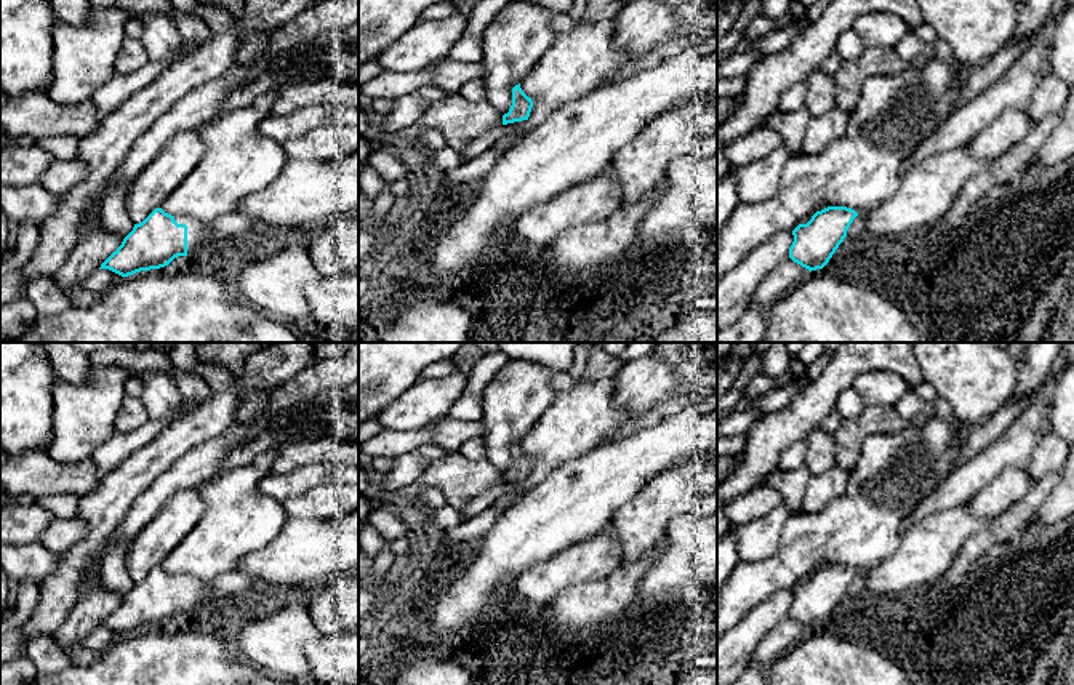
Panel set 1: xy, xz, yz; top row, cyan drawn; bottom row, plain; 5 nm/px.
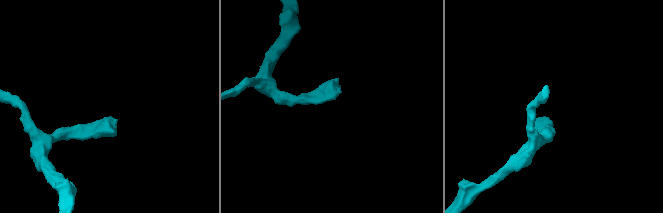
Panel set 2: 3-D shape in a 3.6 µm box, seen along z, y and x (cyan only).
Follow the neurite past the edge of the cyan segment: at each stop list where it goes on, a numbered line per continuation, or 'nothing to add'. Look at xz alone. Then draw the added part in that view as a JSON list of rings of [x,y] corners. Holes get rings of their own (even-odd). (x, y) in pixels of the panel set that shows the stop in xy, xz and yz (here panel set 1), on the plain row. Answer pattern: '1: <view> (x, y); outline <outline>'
nothing to add

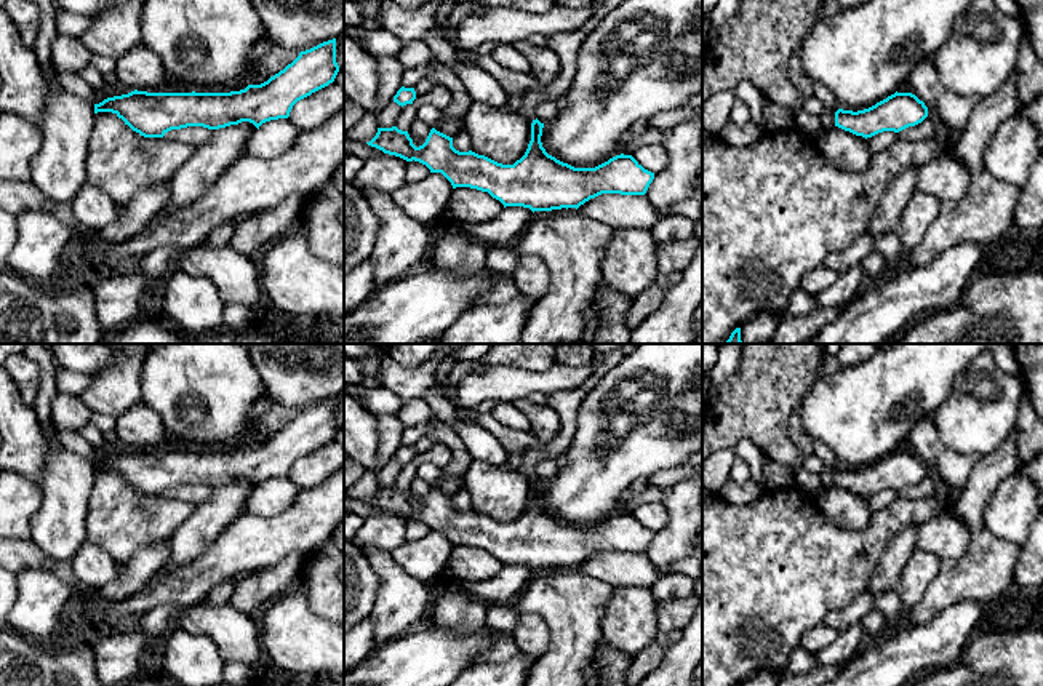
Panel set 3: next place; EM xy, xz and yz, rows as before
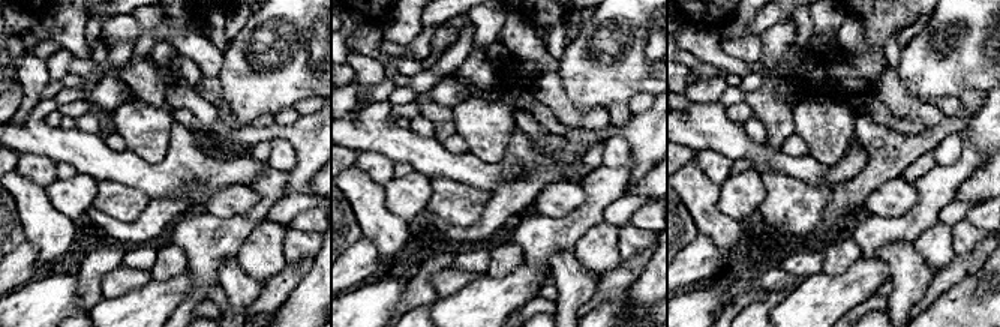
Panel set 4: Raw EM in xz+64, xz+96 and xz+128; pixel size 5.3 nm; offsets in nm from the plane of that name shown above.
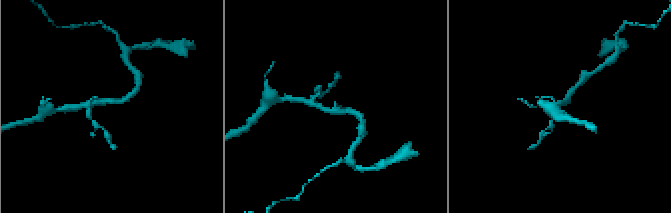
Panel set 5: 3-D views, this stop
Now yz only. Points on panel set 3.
nothing to add

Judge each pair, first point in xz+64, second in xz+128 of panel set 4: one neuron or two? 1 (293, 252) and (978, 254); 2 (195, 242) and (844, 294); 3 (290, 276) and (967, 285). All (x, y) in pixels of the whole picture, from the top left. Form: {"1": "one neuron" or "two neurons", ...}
{"1": "two neurons", "2": "two neurons", "3": "two neurons"}

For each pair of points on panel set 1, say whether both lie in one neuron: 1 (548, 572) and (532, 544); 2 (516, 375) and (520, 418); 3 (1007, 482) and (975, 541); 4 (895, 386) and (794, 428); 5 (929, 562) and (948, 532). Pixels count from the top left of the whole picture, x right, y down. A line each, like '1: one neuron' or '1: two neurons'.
1: two neurons
2: one neuron
3: two neurons
4: two neurons
5: one neuron

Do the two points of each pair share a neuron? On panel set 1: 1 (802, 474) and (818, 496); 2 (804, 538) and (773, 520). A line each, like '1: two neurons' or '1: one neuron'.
1: two neurons
2: two neurons

